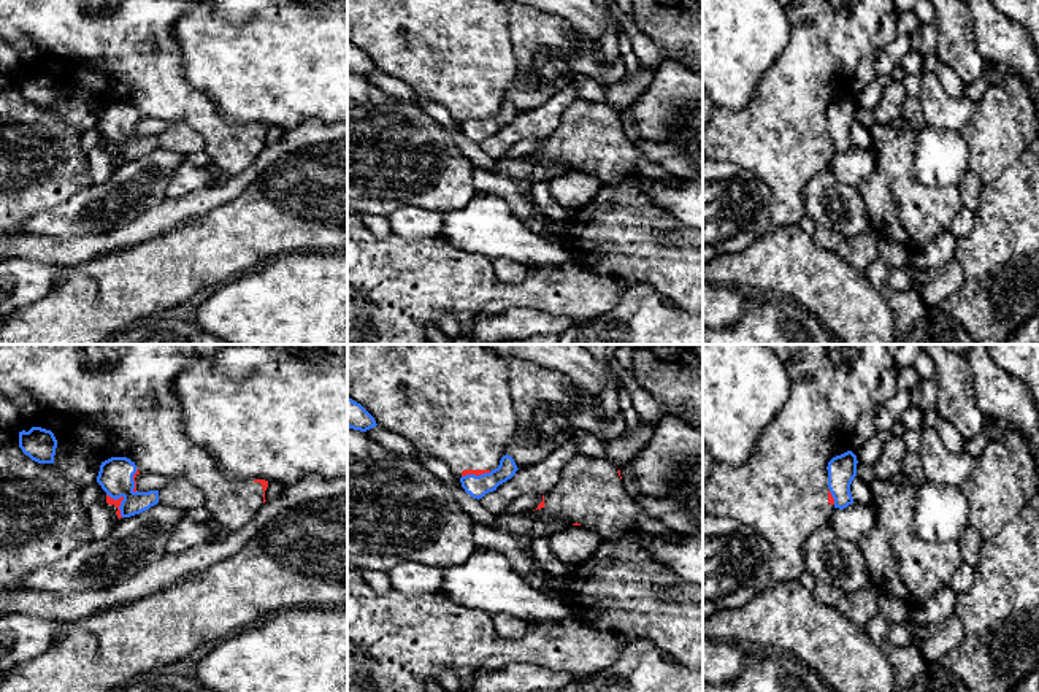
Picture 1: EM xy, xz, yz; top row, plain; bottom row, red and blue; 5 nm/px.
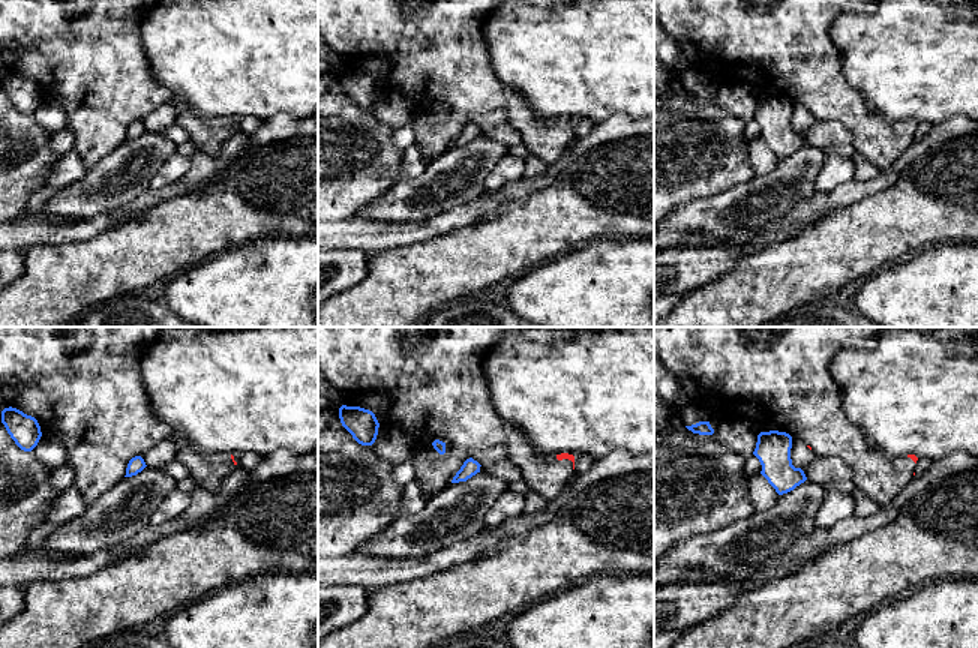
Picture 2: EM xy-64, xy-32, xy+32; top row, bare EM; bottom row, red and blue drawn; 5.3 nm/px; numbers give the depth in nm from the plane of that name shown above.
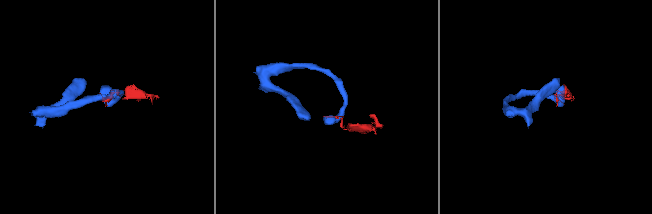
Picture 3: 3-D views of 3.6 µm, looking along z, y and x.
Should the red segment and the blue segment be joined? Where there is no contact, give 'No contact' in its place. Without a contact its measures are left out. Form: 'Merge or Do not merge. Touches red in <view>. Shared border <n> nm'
Do not merge. Touches red in xy. Shared border 150 nm

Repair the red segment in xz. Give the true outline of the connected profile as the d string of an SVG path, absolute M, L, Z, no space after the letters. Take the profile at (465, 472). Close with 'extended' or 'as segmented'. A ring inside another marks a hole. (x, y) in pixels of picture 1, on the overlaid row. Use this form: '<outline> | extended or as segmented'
M347 344L347 397L360 403L378 425L444 460L457 478L498 468L506 440L517 424L508 359L484 344Z | extended

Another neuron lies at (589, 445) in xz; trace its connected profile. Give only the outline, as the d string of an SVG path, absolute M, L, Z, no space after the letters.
M581 429L573 436L577 440L577 456L606 459L606 451L595 433Z

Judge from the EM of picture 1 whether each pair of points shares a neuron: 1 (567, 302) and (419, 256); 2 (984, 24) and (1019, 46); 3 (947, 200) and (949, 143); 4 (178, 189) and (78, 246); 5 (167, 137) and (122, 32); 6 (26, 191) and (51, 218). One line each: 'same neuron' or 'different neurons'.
1: same neuron
2: same neuron
3: different neurons
4: different neurons
5: different neurons
6: different neurons

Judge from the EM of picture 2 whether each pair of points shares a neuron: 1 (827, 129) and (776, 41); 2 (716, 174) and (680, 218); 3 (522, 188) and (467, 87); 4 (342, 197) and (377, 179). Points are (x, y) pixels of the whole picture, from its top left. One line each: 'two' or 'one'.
1: two
2: two
3: two
4: one

